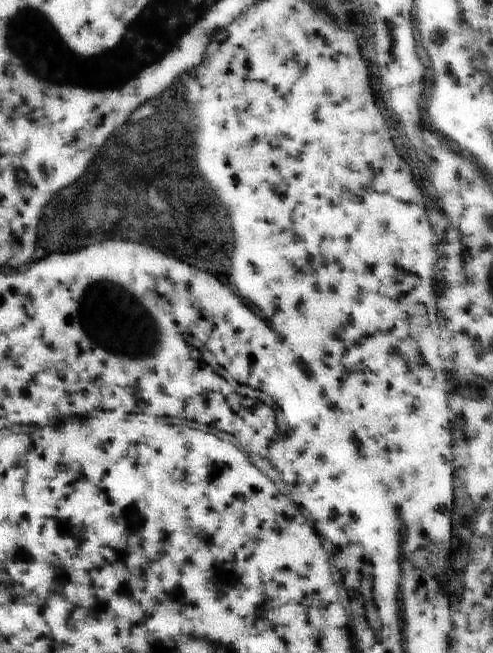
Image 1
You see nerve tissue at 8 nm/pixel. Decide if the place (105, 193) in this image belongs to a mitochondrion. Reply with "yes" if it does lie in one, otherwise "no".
yes

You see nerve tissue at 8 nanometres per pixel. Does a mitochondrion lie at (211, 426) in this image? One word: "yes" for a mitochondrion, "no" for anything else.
no

